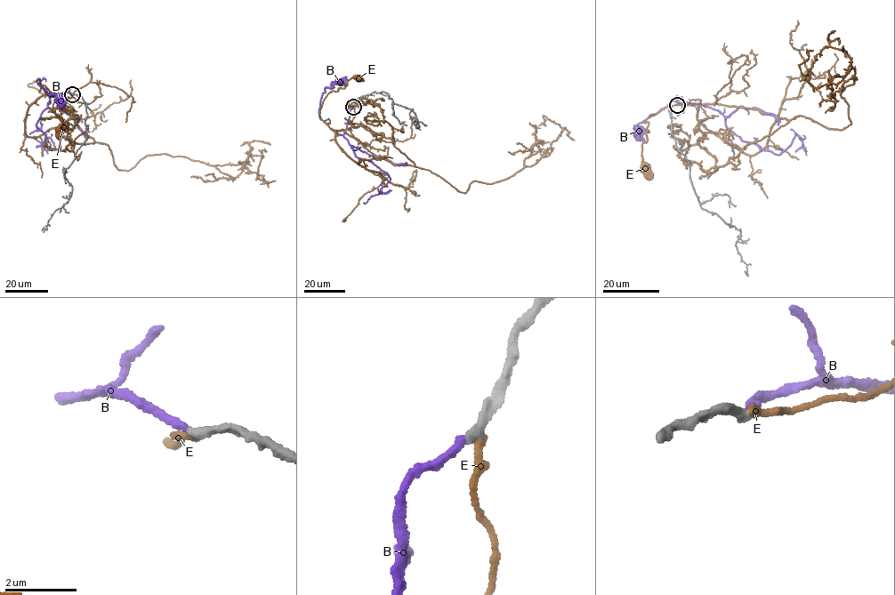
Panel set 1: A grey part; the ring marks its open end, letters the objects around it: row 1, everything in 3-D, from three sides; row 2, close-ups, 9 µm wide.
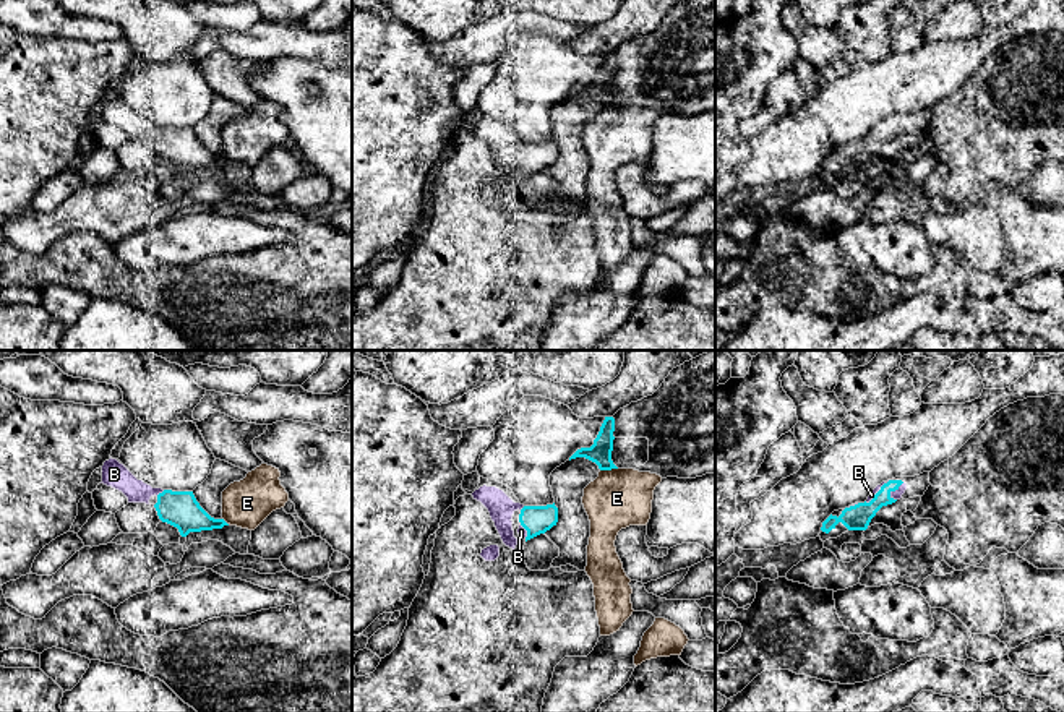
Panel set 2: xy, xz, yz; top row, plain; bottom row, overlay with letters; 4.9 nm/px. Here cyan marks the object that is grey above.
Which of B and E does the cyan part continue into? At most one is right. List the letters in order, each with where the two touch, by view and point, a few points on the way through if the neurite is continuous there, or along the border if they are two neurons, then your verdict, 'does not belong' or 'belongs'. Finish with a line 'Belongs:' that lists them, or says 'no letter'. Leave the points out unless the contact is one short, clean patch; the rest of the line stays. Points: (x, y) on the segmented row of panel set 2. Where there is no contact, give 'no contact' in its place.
B: contact xy (159, 493); belongs
E: contact xz (609, 469); border xz (617, 467), (600, 471); does not belong
Belongs: B

